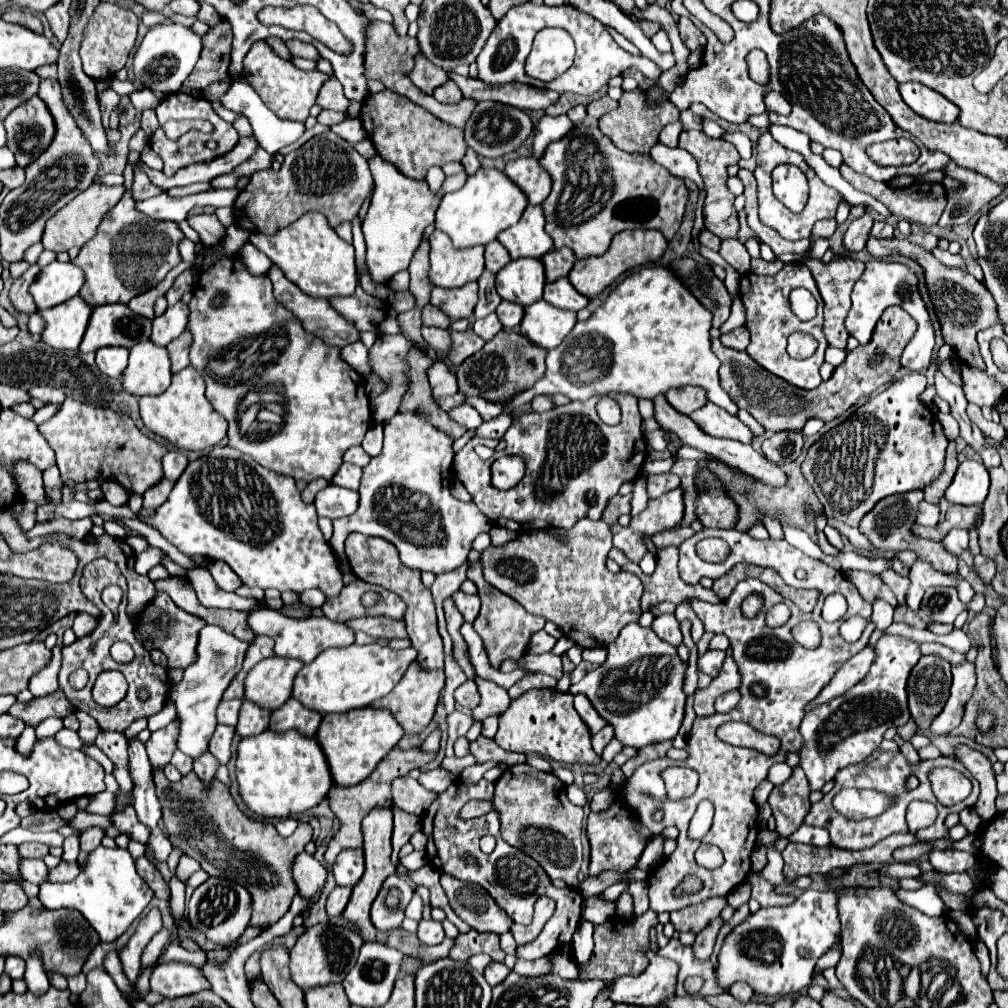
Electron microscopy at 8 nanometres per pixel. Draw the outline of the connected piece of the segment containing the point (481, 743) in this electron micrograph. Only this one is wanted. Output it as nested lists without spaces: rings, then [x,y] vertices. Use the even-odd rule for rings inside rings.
[[[478,736],[478,740],[472,742],[470,752],[476,756],[478,762],[496,760],[496,762],[504,762],[504,764],[508,764],[508,766],[514,766],[514,764],[520,764],[520,762],[526,760],[524,754],[518,754],[518,752],[506,752],[506,750],[502,750],[494,740],[484,738],[484,736]],[[510,754],[512,754],[512,758],[510,758]]]

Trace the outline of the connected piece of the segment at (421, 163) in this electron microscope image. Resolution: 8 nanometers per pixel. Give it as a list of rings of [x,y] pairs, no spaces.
[[[390,90],[370,94],[362,102],[360,120],[368,132],[368,138],[374,142],[376,152],[382,156],[382,160],[394,164],[398,172],[414,180],[424,180],[428,168],[432,166],[460,162],[468,148],[462,128],[454,128],[438,120],[424,108],[412,104],[404,96],[398,96],[396,92]]]

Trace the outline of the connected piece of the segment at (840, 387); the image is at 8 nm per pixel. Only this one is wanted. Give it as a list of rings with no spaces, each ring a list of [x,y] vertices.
[[[892,306],[888,308],[882,318],[876,324],[874,336],[870,344],[858,346],[856,350],[848,352],[846,360],[834,370],[832,378],[824,384],[820,384],[814,390],[800,390],[790,386],[786,380],[766,372],[762,366],[758,366],[746,352],[738,352],[732,348],[722,346],[720,340],[712,340],[712,352],[720,360],[720,386],[732,402],[738,404],[738,408],[750,412],[756,422],[760,422],[768,434],[782,432],[782,430],[802,430],[808,418],[822,418],[824,422],[830,422],[832,418],[840,416],[844,410],[848,410],[852,404],[856,404],[860,398],[870,396],[872,392],[886,386],[894,374],[900,370],[900,354],[910,342],[910,336],[914,336],[916,322],[910,314],[906,314],[902,308]]]

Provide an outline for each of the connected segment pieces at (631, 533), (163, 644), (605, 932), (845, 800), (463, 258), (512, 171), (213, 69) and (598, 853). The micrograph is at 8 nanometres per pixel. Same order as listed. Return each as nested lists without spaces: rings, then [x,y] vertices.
[[[682,488],[670,490],[656,500],[648,502],[648,508],[630,520],[628,526],[612,526],[614,546],[620,548],[632,562],[640,562],[648,552],[642,542],[646,536],[652,538],[658,532],[672,530],[684,518],[684,492]]]
[[[158,594],[152,604],[144,608],[144,612],[138,618],[138,632],[136,638],[142,642],[150,638],[158,650],[162,650],[168,658],[170,668],[186,668],[194,664],[196,660],[196,644],[198,644],[198,632],[206,622],[198,616],[182,612],[174,602],[170,602],[164,594]]]
[[[648,910],[646,914],[632,918],[632,922],[614,916],[604,924],[594,926],[594,944],[596,944],[594,954],[590,962],[580,966],[580,978],[600,978],[610,982],[618,976],[638,976],[648,964],[648,958],[644,956],[644,952],[648,950],[648,930],[654,924],[658,924],[656,914]]]
[[[840,790],[834,798],[834,808],[852,820],[878,816],[891,803],[892,799],[889,796],[872,790]]]
[[[442,230],[430,234],[430,280],[442,288],[458,288],[484,272],[484,246],[454,248]]]
[[[534,156],[510,160],[504,172],[516,186],[520,186],[530,204],[542,204],[542,200],[546,200],[546,196],[550,194],[550,174],[538,164],[538,160],[534,160]]]
[[[222,20],[218,26],[210,28],[202,38],[202,54],[200,60],[186,80],[186,90],[204,90],[208,84],[216,80],[224,80],[228,76],[230,64],[230,44],[232,44],[232,28],[230,22]]]
[[[614,798],[608,810],[592,812],[588,816],[588,838],[592,846],[592,858],[590,858],[590,876],[598,876],[604,870],[614,872],[626,872],[636,866],[642,850],[646,848],[646,842],[650,840],[652,832],[642,826],[638,820],[638,814],[632,810],[632,806],[626,802],[626,798]]]

